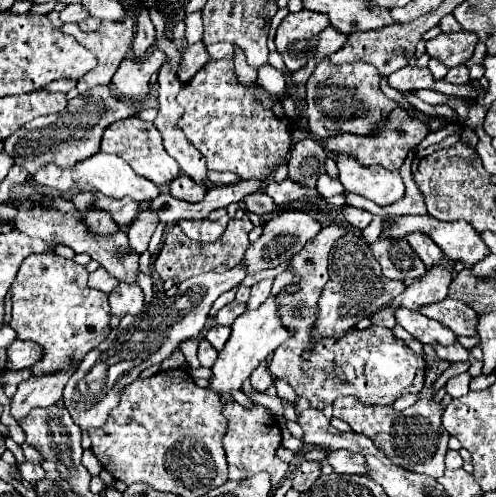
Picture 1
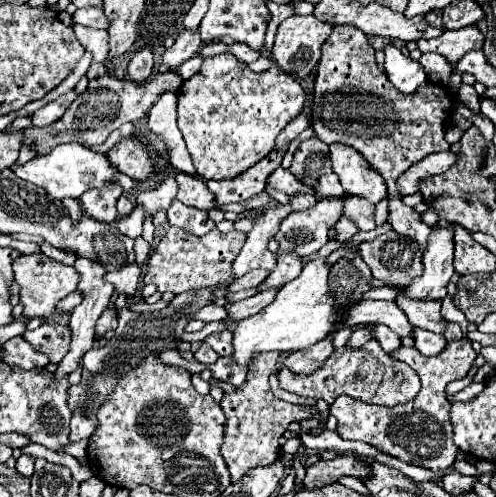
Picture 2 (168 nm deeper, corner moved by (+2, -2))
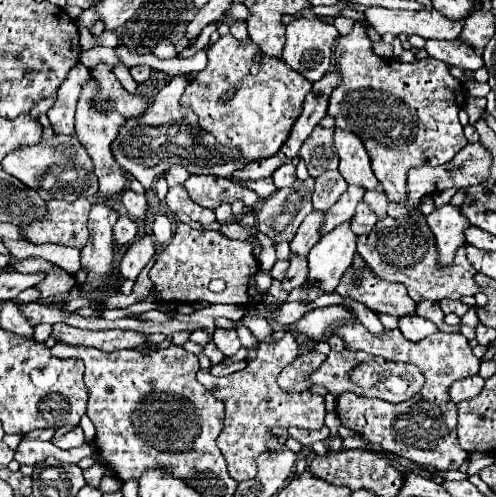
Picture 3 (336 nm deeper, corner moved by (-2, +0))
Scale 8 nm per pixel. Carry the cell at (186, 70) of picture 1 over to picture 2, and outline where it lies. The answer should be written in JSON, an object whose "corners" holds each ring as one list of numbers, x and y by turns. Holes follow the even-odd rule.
{"corners":[[168,69,166,73,158,73,154,79,146,81,146,83,118,81,110,75,92,79,92,83,88,83,88,89,84,93,80,93,76,97,76,101,66,109,64,117,60,117,58,121,54,121,48,127,26,127,22,131,22,143,34,145,36,155,50,153,50,149,62,141,68,141,68,143,74,141,74,143,90,145,90,147,102,145,114,129,118,129,126,121,136,123,138,119,142,119,162,93,178,91,182,83,184,83,184,79,174,69]]}

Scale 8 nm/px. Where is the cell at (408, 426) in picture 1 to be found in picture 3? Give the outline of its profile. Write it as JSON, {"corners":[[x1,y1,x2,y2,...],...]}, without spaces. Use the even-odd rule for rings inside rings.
{"corners":[[348,321,336,327,334,335,344,341,344,347,348,351,366,351,382,355,384,359,400,359,416,365,422,373,426,373,424,387,412,399,400,405,360,397,354,393,342,393,336,399,336,413,342,425,364,435,368,441,382,445,386,451,406,457,414,463,432,465,440,471,458,469,468,459,468,451,464,451,458,443,456,405,450,401,448,389,454,381,476,375,480,367,480,361,474,357,466,337,460,333,438,331,434,335,424,337,420,343,412,343,398,329,386,329,382,335,372,335,360,321]]}

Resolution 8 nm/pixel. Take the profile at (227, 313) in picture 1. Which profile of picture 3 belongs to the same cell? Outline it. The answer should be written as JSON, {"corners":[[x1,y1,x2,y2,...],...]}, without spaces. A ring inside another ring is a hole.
{"corners":[[296,253,290,255,290,269,288,269,288,279,282,283,284,285,284,291,292,291,294,287,298,287,300,283,306,281,308,277,308,259,306,257,300,257]]}

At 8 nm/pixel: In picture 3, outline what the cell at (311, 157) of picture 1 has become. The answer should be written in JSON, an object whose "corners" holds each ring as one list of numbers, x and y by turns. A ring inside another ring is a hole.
{"corners":[[318,125,312,135,304,141,300,157,306,161,308,173,312,177,318,177,328,169,338,169,338,155,332,141,332,129,324,129]]}

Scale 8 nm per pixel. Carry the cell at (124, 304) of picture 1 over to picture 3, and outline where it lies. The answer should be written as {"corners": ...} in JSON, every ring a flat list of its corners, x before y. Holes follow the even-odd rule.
{"corners":[[144,235,144,237,138,237,136,241,132,241,122,255,120,275,124,279,134,281,140,275,140,271,144,269,144,265,152,259,156,249,158,247,156,247,156,241,152,239,152,235]]}

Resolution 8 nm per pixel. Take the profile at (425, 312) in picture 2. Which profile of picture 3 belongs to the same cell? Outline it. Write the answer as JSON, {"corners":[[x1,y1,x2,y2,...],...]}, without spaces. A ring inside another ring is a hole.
{"corners":[[364,267,362,271,348,269,338,287,336,293,342,297,350,297,354,301,364,303,376,313,388,313,388,315,414,315,414,301,408,299,406,287,400,283,388,283,380,279,378,275,372,275,374,271]]}

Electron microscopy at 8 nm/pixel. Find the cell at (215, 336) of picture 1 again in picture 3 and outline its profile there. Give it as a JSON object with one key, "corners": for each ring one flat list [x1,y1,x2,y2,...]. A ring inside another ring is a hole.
{"corners":[[216,329,214,331,214,345,226,355,232,357,236,355,236,351,242,347,238,333,236,331,226,331,226,329]]}

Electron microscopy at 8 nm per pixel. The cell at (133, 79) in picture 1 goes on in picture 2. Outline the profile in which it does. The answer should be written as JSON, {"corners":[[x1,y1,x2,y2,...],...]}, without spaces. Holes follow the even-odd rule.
{"corners":[[182,31,174,41,174,45,164,51,162,63,168,67,178,67,190,57,194,57,200,51,200,47,202,47,202,41,198,31]]}

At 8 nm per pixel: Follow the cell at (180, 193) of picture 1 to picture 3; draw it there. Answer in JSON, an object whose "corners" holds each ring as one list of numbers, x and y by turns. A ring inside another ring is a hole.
{"corners":[[190,175,190,179,184,185,188,189,190,199,206,209,216,209,222,203,234,201,244,201,244,205,250,207,258,201,256,193,216,175]]}

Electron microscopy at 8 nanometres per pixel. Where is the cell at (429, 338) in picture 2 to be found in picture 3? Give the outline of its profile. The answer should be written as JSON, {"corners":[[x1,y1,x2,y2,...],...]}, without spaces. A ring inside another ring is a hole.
{"corners":[[404,315,404,317,400,317,398,319,398,329,402,331,402,335,408,341,414,341,414,343,438,331,438,327,432,321,424,319,420,315]]}

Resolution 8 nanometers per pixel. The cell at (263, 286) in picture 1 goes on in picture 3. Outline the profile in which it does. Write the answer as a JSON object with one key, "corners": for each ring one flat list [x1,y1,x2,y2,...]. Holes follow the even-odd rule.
{"corners":[[312,211,298,227,296,237,290,241,290,249,298,255,308,255,310,249,320,241,320,229,324,225,324,211]]}

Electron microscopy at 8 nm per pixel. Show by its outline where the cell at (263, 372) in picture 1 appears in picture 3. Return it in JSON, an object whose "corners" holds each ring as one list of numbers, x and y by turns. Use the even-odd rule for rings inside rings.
{"corners":[[286,333,284,339,276,343,260,343,256,359,248,361,248,367,232,373,228,377,214,377,208,369,198,371,198,381,216,395,226,409,224,429,220,431,216,443,228,463,230,477,234,481,254,479,258,475,256,459,268,447,270,427,300,427,300,429,322,429,324,425,324,397,314,393,288,393,282,391,276,383,280,371,294,363,298,357,298,343,296,339]]}

